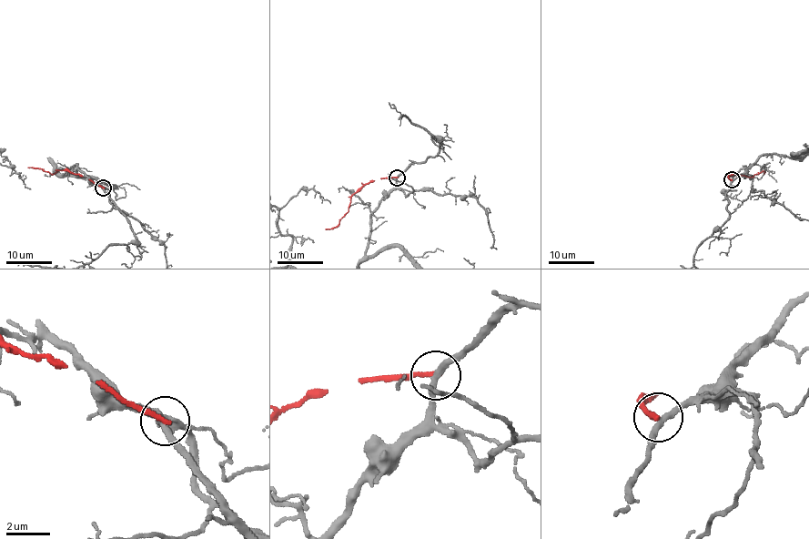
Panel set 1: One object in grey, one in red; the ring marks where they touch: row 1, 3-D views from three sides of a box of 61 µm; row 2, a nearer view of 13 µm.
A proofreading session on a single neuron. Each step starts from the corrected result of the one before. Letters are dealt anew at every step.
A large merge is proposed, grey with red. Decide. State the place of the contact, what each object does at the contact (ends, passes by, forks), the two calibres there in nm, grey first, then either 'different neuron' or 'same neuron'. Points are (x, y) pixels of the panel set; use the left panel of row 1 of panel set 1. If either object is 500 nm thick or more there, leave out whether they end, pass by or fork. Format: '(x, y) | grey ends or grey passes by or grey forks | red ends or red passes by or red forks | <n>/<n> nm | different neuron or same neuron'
(103, 188) | grey passes by | red ends | 280/240 nm | different neuron

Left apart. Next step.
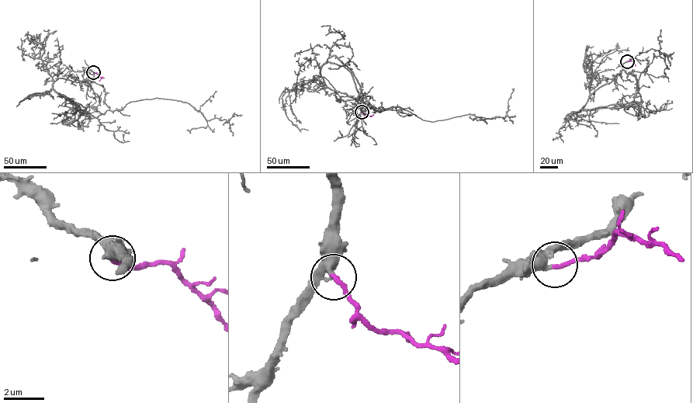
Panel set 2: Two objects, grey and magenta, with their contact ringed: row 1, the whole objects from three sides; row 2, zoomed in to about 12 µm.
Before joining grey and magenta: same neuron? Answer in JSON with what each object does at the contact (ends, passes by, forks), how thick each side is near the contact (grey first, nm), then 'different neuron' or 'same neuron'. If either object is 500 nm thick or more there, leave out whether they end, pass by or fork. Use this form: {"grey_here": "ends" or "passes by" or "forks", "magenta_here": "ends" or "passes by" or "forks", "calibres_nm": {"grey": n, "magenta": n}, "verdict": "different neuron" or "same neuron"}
{"grey_here": "passes by", "magenta_here": "ends", "calibres_nm": {"grey": 400, "magenta": 220}, "verdict": "same neuron"}

